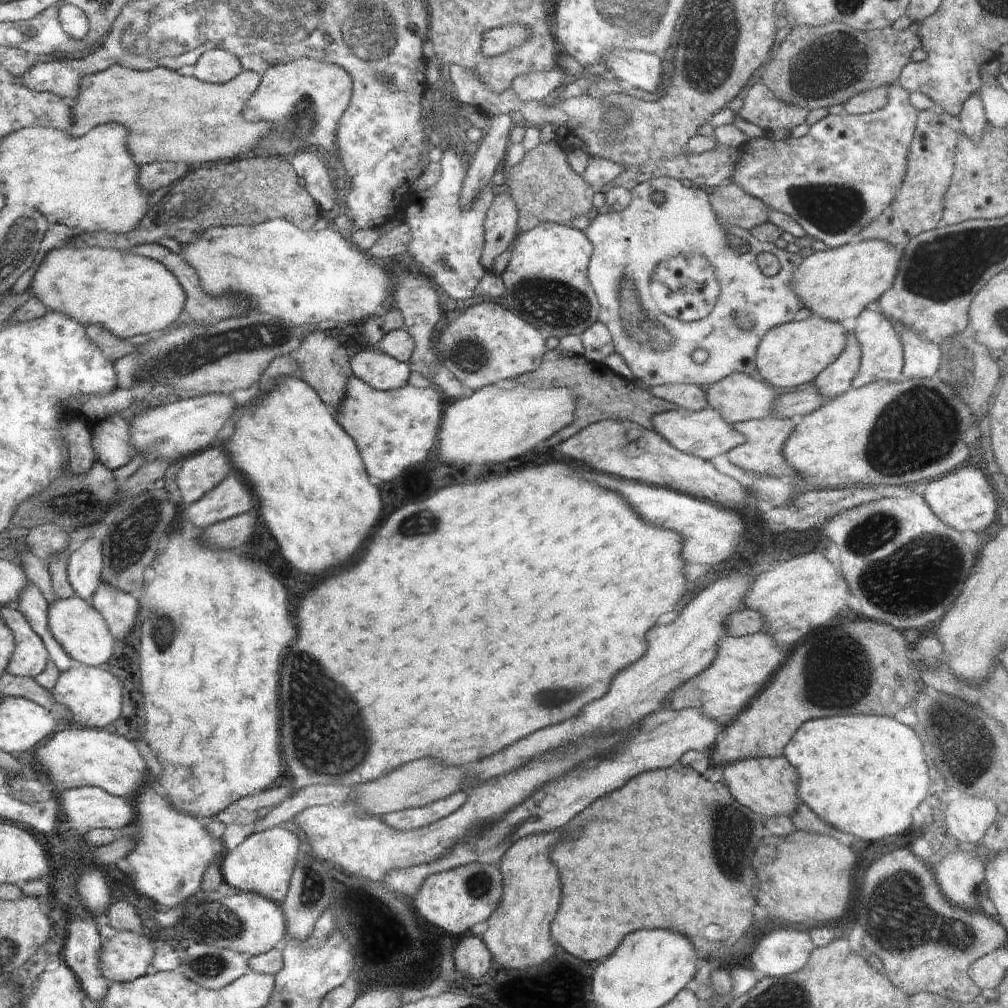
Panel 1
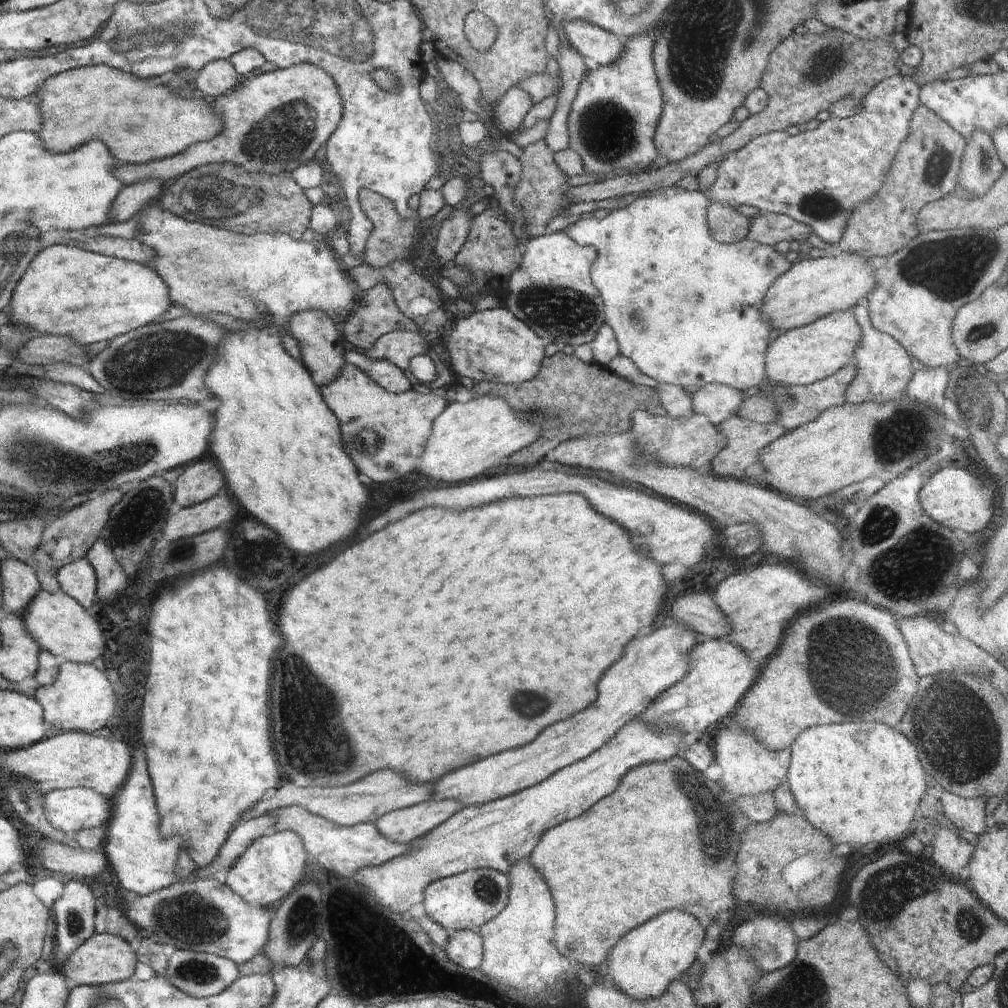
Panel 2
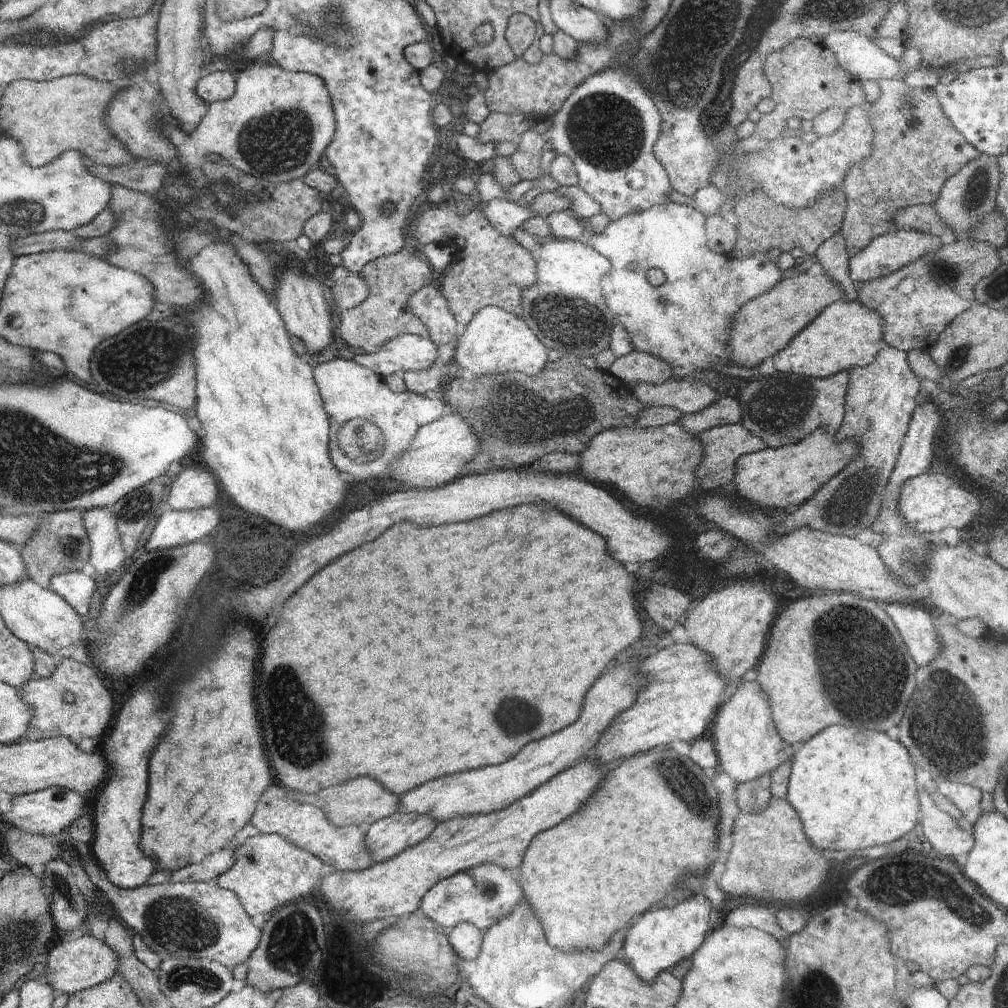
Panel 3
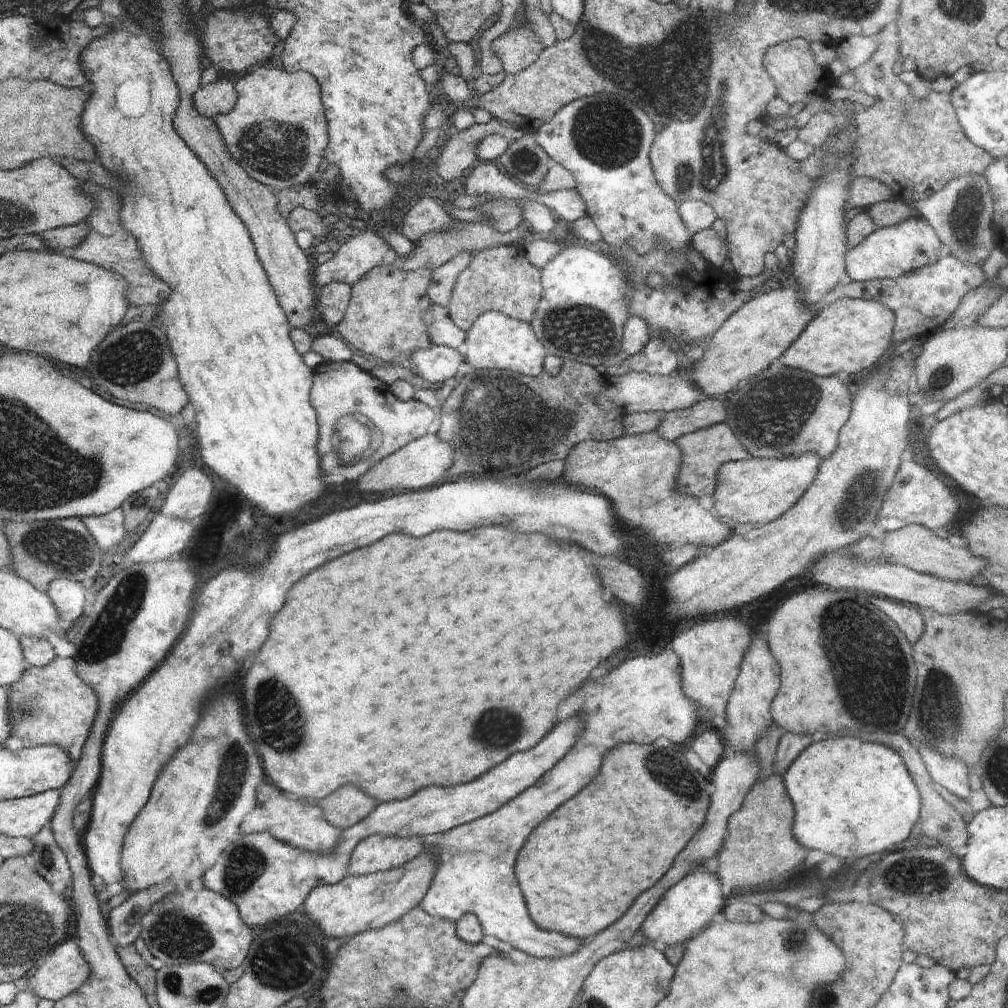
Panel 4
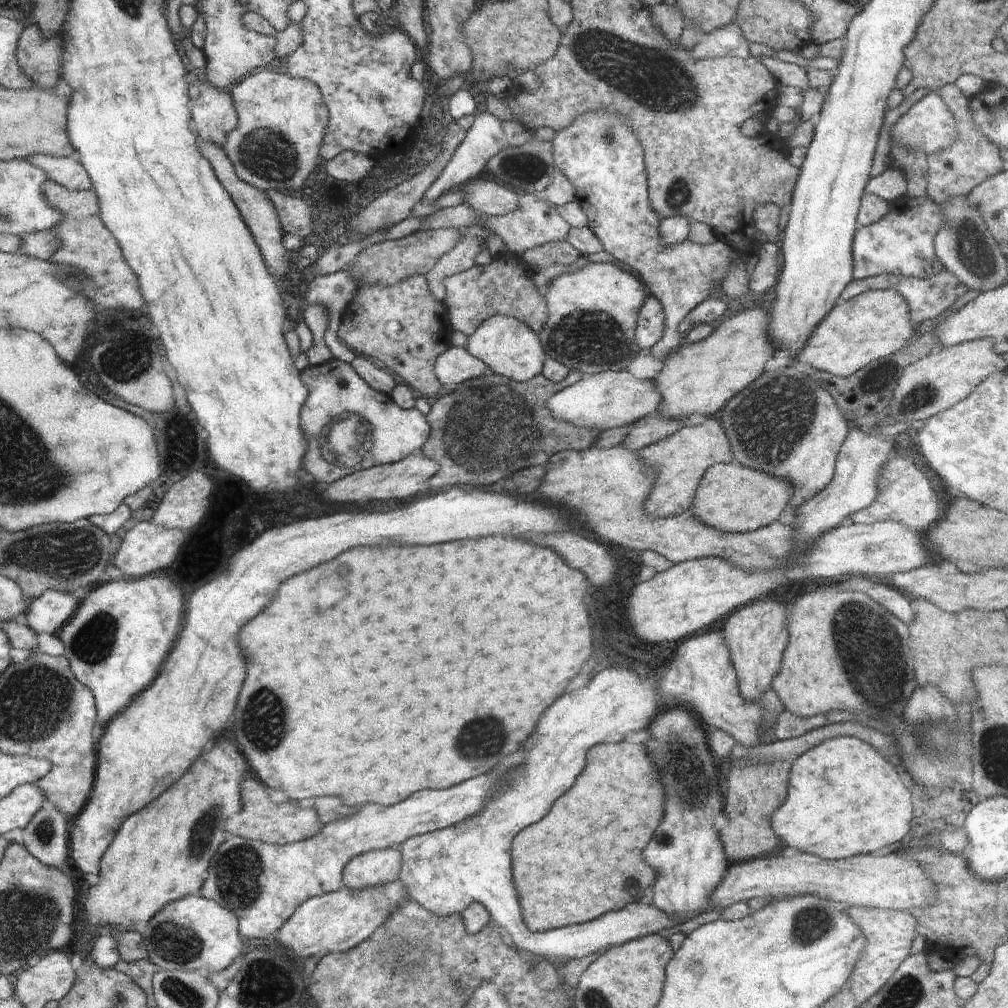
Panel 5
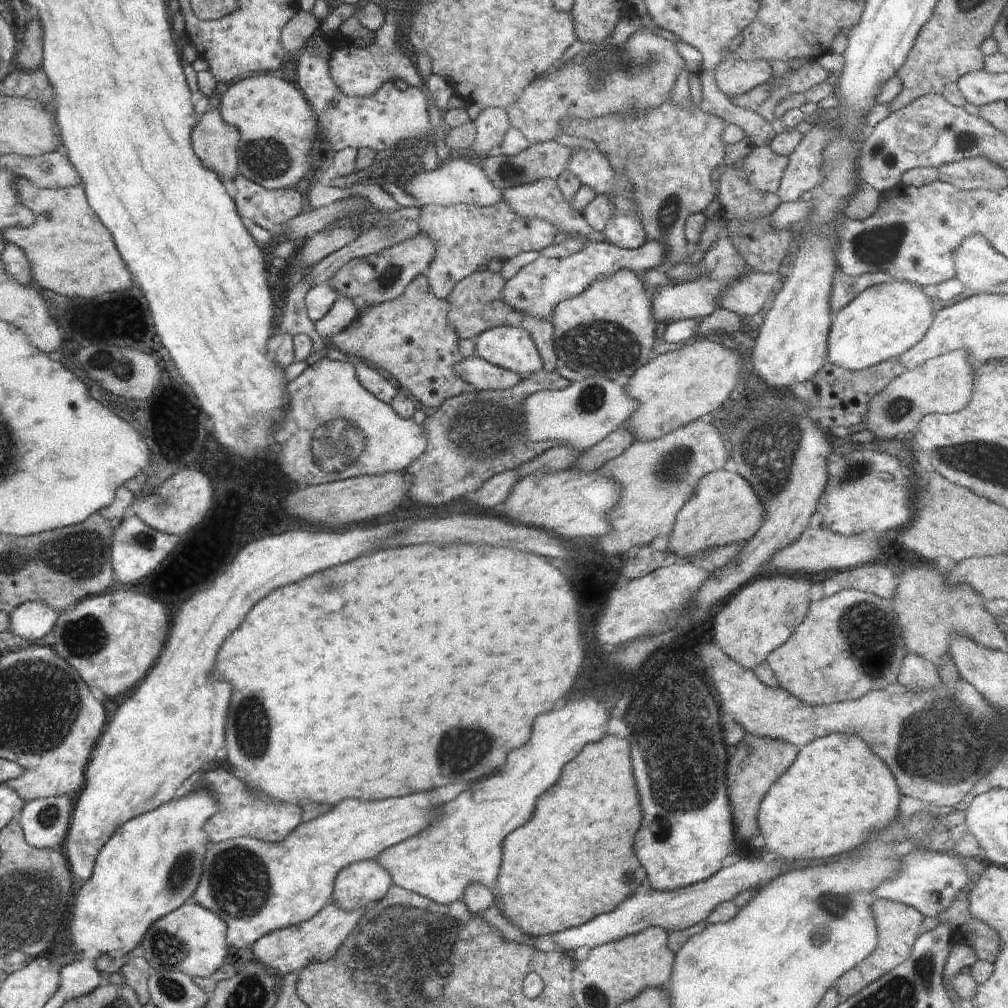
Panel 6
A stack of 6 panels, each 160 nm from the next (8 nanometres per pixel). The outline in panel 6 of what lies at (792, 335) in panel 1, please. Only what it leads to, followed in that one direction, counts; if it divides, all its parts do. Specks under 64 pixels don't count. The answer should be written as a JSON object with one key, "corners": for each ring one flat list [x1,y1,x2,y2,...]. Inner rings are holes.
{"corners":[[890,281,889,283,880,283,868,288,865,288,852,302,849,302,844,308,841,308,839,311,831,312,831,325,829,330,828,337,828,360,839,367,848,369,848,370,862,370,869,366,874,366,875,364,889,361,890,359,898,359,899,356,906,352,909,348,912,348,917,342,922,340,922,337,928,332,930,325,932,324,933,318,935,317,934,311,932,309,932,302,934,301,933,295,927,293,927,289,915,285,908,281]]}

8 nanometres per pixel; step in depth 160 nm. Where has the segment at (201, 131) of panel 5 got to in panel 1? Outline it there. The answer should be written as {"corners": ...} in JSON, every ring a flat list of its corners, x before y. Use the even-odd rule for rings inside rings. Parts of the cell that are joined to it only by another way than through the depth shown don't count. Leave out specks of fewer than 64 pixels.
{"corners":[[210,48,198,58,192,68,192,76,204,83,220,85,233,81,243,71,239,56,234,56,232,52,228,52,224,48,219,50]]}

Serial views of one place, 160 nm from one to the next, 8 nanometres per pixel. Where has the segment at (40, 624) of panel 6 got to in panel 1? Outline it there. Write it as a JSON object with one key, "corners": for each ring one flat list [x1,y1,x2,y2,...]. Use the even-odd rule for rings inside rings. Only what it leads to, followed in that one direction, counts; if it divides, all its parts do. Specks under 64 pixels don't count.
{"corners":[[95,537,84,540,76,550,71,553,68,563,68,578,76,595,90,603,102,584,101,575,104,573,104,544]]}

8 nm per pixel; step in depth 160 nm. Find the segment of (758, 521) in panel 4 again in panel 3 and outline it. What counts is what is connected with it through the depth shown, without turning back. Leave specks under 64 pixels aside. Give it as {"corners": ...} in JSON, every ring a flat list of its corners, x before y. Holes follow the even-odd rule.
{"corners":[[824,426,816,428,804,439,796,443,786,443,780,447,765,447,759,452,746,454,736,462,736,476,734,483,736,490,742,498,747,498,751,504,756,504,760,508,772,508,772,510,786,510,788,514,796,511,804,502,810,501,810,498,817,494,822,486,826,485,836,474,839,474,846,466,854,460,858,452,858,442,854,440,836,440]]}

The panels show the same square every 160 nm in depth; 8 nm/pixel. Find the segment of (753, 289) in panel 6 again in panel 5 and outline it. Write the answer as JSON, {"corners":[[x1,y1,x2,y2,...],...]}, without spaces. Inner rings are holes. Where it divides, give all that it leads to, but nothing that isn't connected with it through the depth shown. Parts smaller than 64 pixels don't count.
{"corners":[[590,110,582,116,578,116,568,128,555,132,551,142,552,158,557,171,562,172,575,189,575,199,587,217,587,227,600,240,603,250,612,255,616,260,630,266,640,274,645,288,662,304,664,312,664,332,662,338,650,348,650,356,653,360,664,360,672,350,676,350,682,344,682,334,678,332,679,323,700,302,713,298,716,290,721,290,724,276,730,270,730,262,736,256,735,250,727,246,718,238,714,244,700,245,684,240,682,244,666,246,662,242,660,234,660,222,658,214,650,206,648,197,648,174,644,163,644,150,634,134,634,128,628,124,628,120,622,118,619,112,612,110]]}

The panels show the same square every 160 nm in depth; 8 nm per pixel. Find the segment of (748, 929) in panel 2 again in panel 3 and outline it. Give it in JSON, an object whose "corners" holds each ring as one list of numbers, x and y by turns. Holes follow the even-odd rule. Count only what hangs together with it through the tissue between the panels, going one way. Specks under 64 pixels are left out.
{"corners":[[756,905,738,906,726,916,726,923,733,928,738,928,738,930,750,927,759,929,774,936,778,942,780,942,780,938,788,940,788,936,778,925,773,908,762,908,762,906]]}

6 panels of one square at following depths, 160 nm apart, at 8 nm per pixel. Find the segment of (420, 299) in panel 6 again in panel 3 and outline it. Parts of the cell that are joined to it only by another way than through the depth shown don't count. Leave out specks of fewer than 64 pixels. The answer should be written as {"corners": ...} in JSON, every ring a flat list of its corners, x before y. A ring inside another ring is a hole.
{"corners":[[402,251,376,258,373,262,366,264,359,273,367,287,366,296,363,302,341,313,340,326,338,326,340,337,348,346,360,348,363,353,374,354,376,350,380,350,384,342,396,338,398,334,430,337,426,326,412,314,406,302,420,288,435,284,439,275,418,256]]}

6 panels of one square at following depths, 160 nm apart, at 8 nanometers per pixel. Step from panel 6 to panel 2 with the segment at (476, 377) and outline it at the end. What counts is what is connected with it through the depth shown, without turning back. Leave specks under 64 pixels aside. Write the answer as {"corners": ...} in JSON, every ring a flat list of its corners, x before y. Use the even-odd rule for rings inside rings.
{"corners":[[391,331,384,334,374,344,371,351,366,352,370,358,388,360,399,370,406,371,414,356,427,354,432,345,427,344,420,332]]}

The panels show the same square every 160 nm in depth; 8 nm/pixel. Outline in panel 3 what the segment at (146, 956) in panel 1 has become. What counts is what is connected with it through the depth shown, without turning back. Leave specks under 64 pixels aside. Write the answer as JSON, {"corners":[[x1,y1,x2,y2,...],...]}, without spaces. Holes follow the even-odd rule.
{"corners":[[86,931,84,936,72,942,57,942,46,955,43,967,48,978,46,982,54,988,57,994,72,995,112,980,119,971,119,966,120,960,117,952]]}

